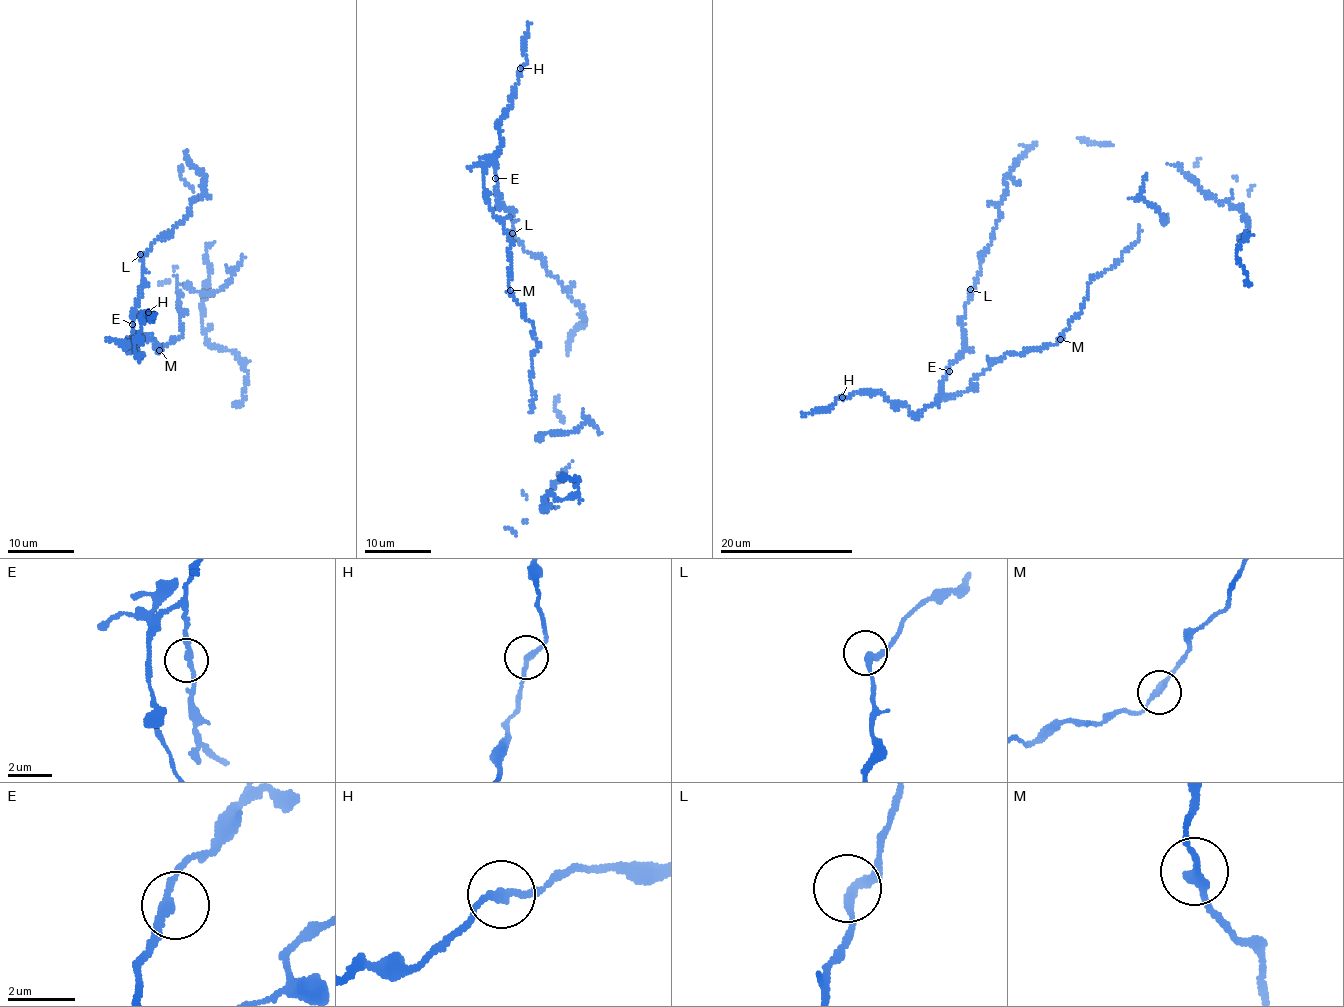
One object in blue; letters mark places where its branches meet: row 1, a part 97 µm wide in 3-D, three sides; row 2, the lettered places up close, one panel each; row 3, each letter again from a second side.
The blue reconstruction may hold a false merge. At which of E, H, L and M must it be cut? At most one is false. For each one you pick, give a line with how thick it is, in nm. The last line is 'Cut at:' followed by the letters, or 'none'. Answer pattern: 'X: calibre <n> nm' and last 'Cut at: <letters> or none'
Cut at: none

